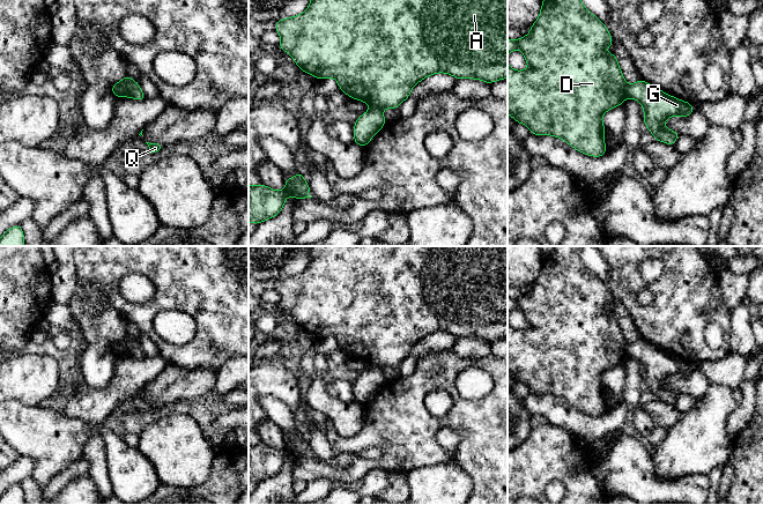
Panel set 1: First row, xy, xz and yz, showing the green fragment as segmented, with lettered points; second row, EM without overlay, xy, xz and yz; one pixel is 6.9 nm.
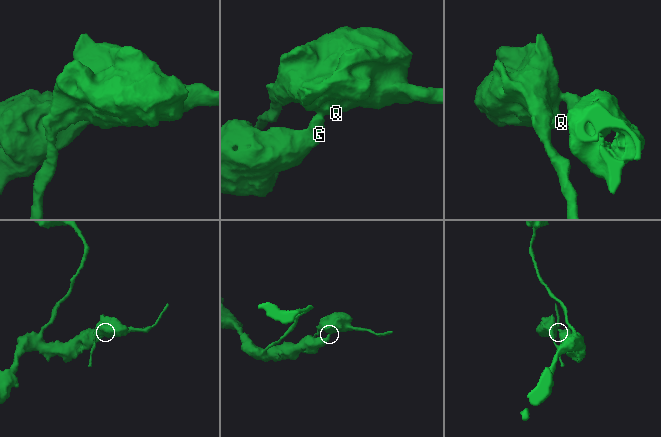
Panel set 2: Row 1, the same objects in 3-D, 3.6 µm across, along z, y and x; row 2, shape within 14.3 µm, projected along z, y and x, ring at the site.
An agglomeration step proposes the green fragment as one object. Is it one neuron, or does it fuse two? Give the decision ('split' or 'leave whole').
split

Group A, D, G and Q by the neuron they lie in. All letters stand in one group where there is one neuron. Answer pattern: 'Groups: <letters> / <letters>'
Groups: A D Q / G

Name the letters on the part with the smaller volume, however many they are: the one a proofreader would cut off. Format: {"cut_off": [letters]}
{"cut_off": ["A", "D", "Q"]}

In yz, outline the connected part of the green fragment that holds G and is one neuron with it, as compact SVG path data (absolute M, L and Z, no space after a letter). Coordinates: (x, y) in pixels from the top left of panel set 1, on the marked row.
M644 80L628 84L627 97L642 104L644 124L654 139L672 147L681 134L666 128L665 120L674 116L687 118L695 109L690 103L665 94Z

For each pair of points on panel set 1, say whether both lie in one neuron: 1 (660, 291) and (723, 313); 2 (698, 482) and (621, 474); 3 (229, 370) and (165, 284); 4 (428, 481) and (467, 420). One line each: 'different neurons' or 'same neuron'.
1: same neuron
2: same neuron
3: different neurons
4: different neurons

